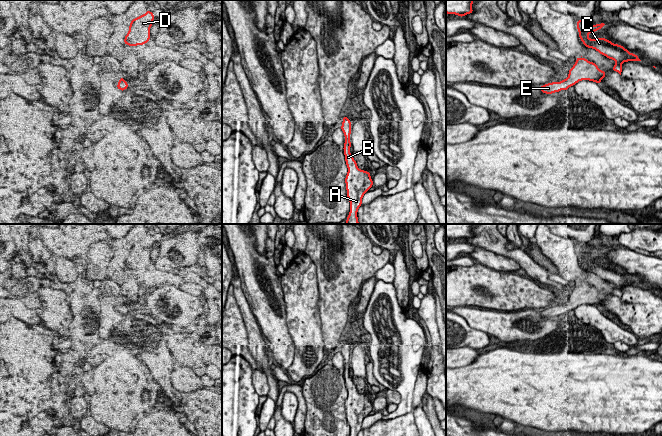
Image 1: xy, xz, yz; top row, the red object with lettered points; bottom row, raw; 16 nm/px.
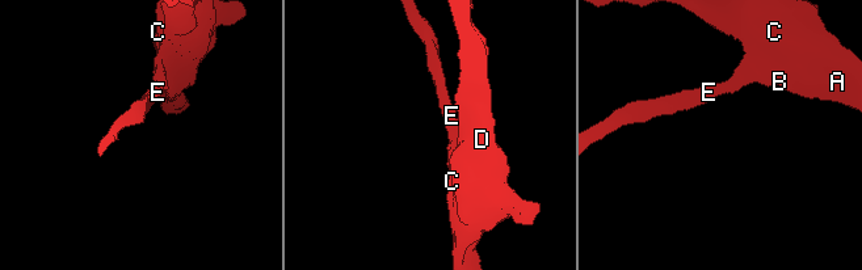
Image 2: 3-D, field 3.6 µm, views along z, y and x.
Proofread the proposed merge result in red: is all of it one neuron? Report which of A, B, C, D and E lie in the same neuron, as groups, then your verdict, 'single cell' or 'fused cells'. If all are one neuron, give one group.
A B C D E; single cell

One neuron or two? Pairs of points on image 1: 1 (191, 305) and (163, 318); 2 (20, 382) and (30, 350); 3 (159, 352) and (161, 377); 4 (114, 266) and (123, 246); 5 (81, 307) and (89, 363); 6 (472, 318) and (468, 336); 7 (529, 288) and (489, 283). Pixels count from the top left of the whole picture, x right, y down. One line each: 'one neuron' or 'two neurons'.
1: one neuron
2: one neuron
3: one neuron
4: one neuron
5: two neurons
6: two neurons
7: one neuron

